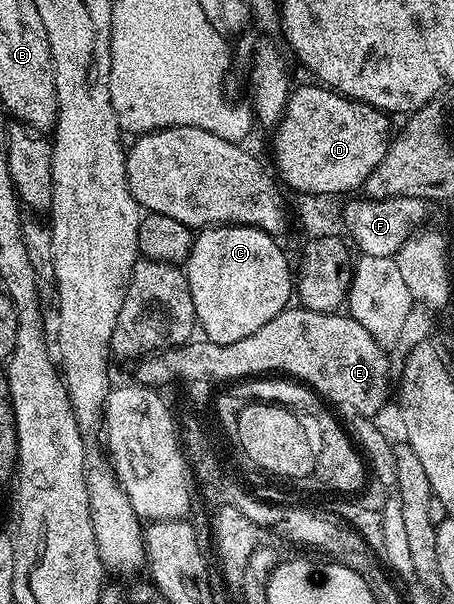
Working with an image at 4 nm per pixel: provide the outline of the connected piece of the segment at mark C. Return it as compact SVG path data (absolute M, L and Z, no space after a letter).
M222 225L207 227L194 234L191 253L183 264L183 270L191 289L191 301L195 305L200 330L205 330L204 338L208 342L231 345L231 341L251 337L251 333L267 325L271 317L290 306L295 295L295 275L291 267L289 271L289 259L277 242L274 236L260 231L258 227Z

